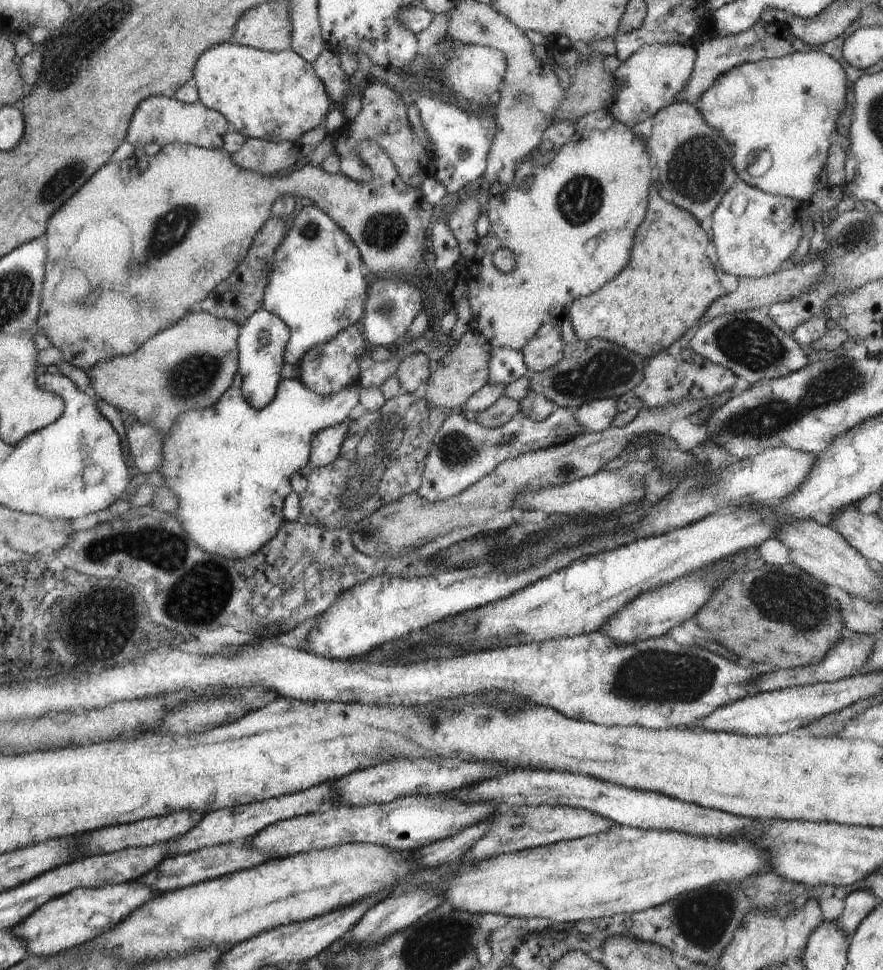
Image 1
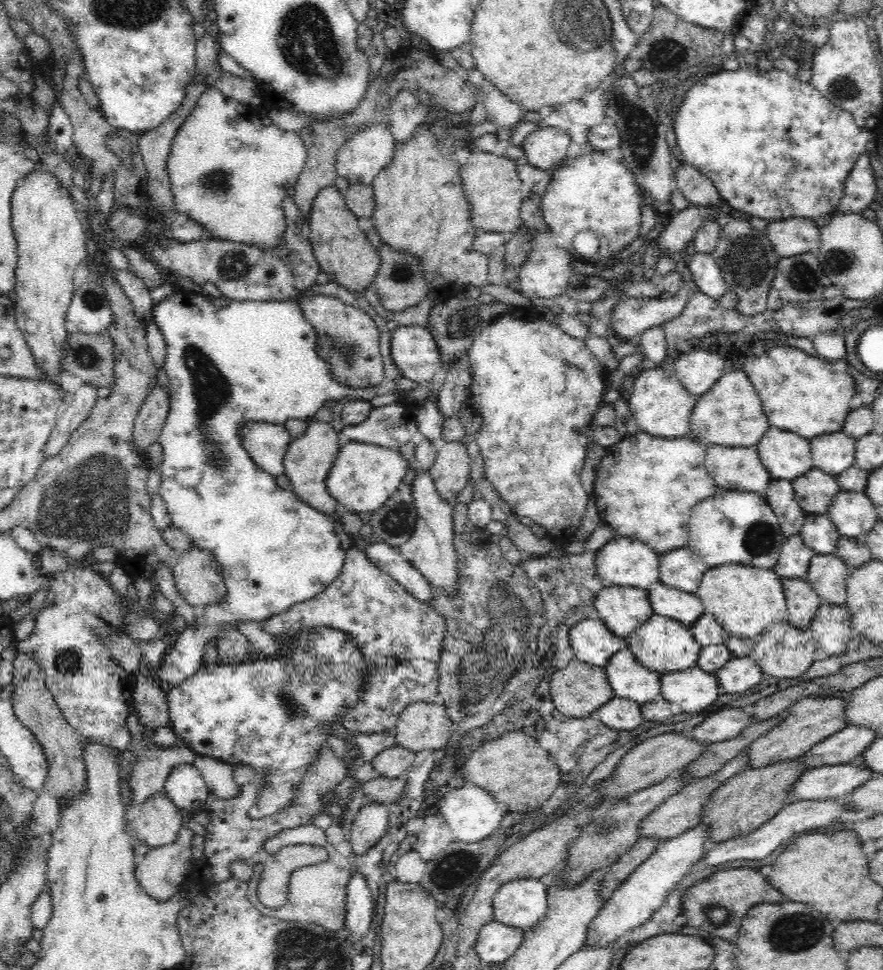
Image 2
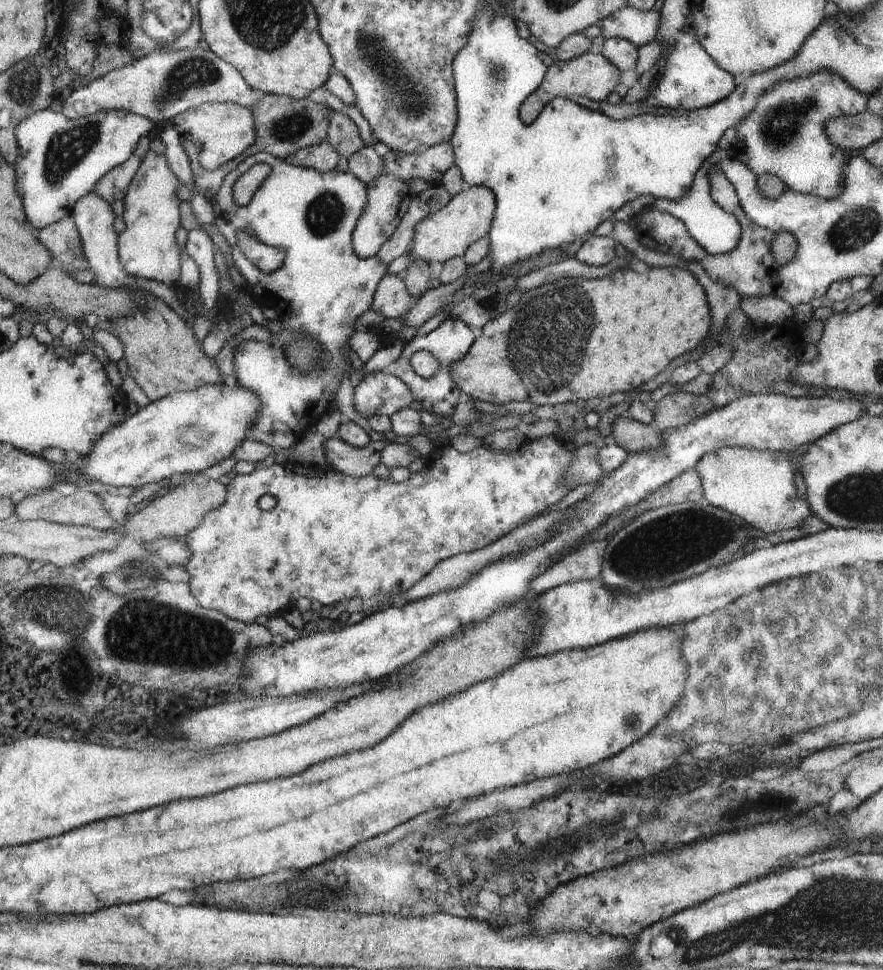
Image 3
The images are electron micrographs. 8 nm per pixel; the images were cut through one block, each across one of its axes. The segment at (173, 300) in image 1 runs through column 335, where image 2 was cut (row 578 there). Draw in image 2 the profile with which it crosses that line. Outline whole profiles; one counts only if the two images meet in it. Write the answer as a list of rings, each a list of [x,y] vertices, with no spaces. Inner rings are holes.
[[[195,545],[179,552],[180,558],[172,568],[173,578],[186,603],[197,610],[220,604],[226,596],[226,583],[213,554]]]

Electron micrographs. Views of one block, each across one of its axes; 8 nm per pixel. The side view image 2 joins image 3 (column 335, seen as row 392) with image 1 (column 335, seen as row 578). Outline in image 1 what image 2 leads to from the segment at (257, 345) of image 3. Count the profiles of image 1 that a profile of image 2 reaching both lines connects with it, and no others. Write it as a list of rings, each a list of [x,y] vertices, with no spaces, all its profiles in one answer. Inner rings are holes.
[[[316,205],[303,207],[294,218],[289,234],[278,245],[263,298],[263,308],[281,318],[290,329],[283,352],[285,362],[296,365],[308,349],[328,342],[346,327],[360,325],[369,287],[364,279],[365,275],[363,260],[349,235]]]

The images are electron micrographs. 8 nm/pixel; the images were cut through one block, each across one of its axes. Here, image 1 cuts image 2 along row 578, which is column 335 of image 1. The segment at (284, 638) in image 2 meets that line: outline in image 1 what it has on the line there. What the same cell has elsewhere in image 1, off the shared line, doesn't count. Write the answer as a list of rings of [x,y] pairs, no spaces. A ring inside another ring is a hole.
[[[360,326],[346,327],[328,342],[313,346],[302,355],[296,364],[299,370],[298,380],[319,395],[333,395],[350,385],[362,384],[359,380],[359,361],[368,347]]]

